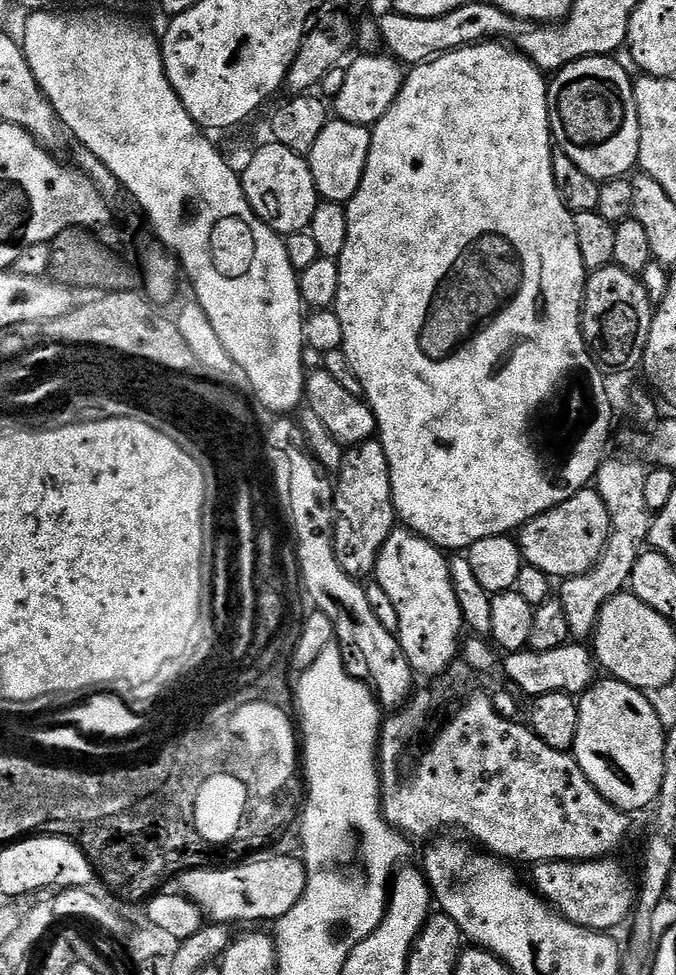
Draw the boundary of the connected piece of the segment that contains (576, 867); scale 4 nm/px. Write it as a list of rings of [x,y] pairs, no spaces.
[[[615,859],[603,860],[547,860],[535,865],[531,869],[532,880],[530,884],[543,899],[547,900],[551,907],[560,915],[574,922],[580,928],[590,928],[593,932],[607,933],[608,928],[616,928],[620,923],[627,921],[633,913],[634,907],[634,880],[624,873],[620,864],[615,864]]]

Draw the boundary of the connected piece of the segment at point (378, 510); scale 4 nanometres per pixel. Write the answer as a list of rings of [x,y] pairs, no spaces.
[[[379,439],[353,444],[340,464],[340,480],[334,484],[334,531],[332,541],[338,566],[357,578],[371,577],[386,538],[398,524],[390,490],[390,466]]]

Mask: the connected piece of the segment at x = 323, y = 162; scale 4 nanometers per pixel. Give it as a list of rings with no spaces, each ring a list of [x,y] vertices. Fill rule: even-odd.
[[[339,118],[329,119],[322,134],[318,134],[318,142],[314,142],[311,152],[306,156],[320,200],[347,205],[354,198],[366,170],[366,158],[370,154],[371,145],[372,133],[365,125]]]

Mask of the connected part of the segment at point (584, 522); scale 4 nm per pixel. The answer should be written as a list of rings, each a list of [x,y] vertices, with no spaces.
[[[589,486],[582,489],[574,498],[566,498],[558,506],[546,510],[541,516],[535,516],[528,521],[518,532],[520,554],[524,557],[525,565],[529,568],[537,568],[545,572],[550,578],[567,578],[569,576],[581,576],[591,570],[604,553],[604,547],[608,541],[608,533],[612,530],[612,519],[606,510],[606,502],[597,494],[595,487]]]

